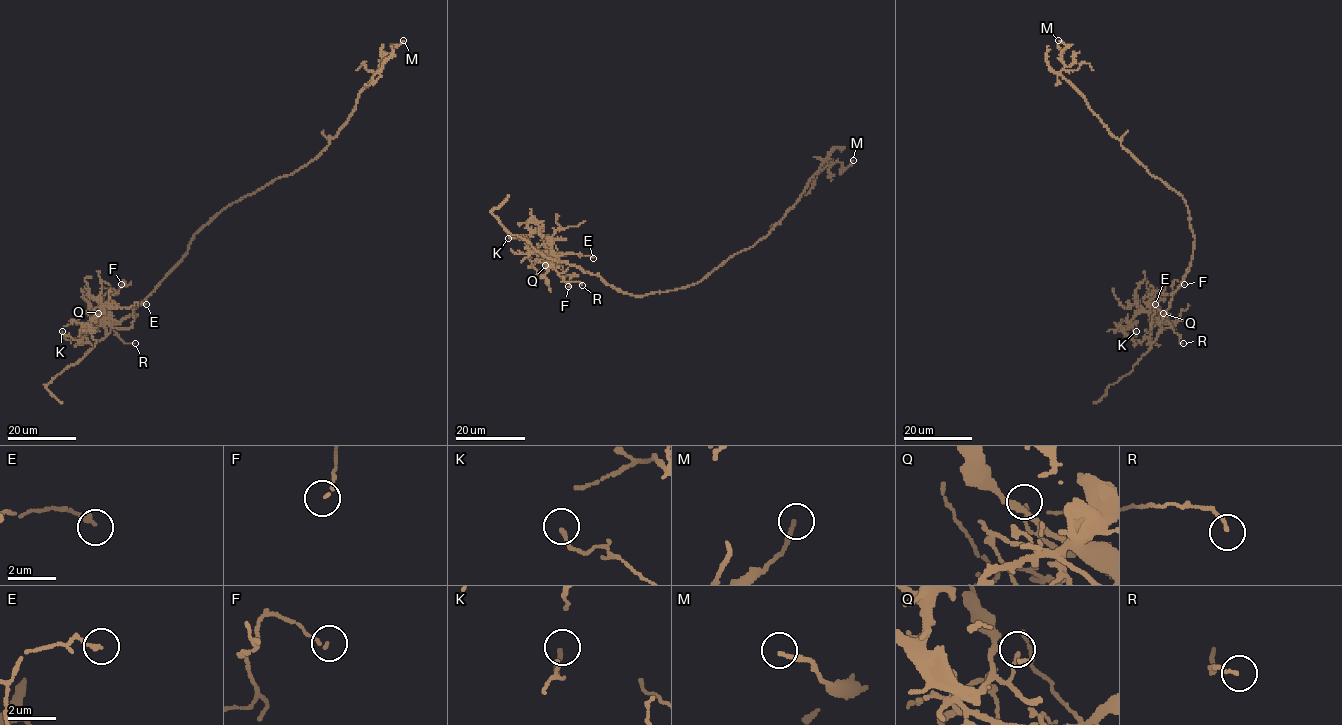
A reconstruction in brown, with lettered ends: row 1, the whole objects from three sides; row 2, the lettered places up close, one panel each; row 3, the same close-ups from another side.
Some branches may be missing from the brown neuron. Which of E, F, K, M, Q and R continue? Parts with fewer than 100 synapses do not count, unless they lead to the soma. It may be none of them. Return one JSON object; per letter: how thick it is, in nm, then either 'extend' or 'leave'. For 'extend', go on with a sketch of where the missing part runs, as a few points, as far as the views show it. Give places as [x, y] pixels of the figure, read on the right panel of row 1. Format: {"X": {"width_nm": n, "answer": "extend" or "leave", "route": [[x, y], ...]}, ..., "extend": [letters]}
{"E": {"width_nm": 140, "answer": "leave"}, "F": {"width_nm": 100, "answer": "leave"}, "K": {"width_nm": 140, "answer": "leave"}, "M": {"width_nm": 150, "answer": "leave"}, "Q": {"width_nm": 100, "answer": "leave"}, "R": {"width_nm": 120, "answer": "leave"}, "extend": []}

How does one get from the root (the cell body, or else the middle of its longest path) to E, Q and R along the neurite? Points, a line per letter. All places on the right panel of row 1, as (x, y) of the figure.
E: (1188, 209), (1194, 236), (1191, 265), (1163, 319), (1159, 323), (1155, 319), (1151, 328), (1155, 304)
Q: (1188, 209), (1194, 236), (1193, 255), (1189, 270), (1173, 292), (1170, 307), (1159, 323), (1163, 313)
R: (1188, 209), (1194, 236), (1191, 265), (1163, 319), (1159, 323), (1158, 319), (1167, 319), (1183, 343)

